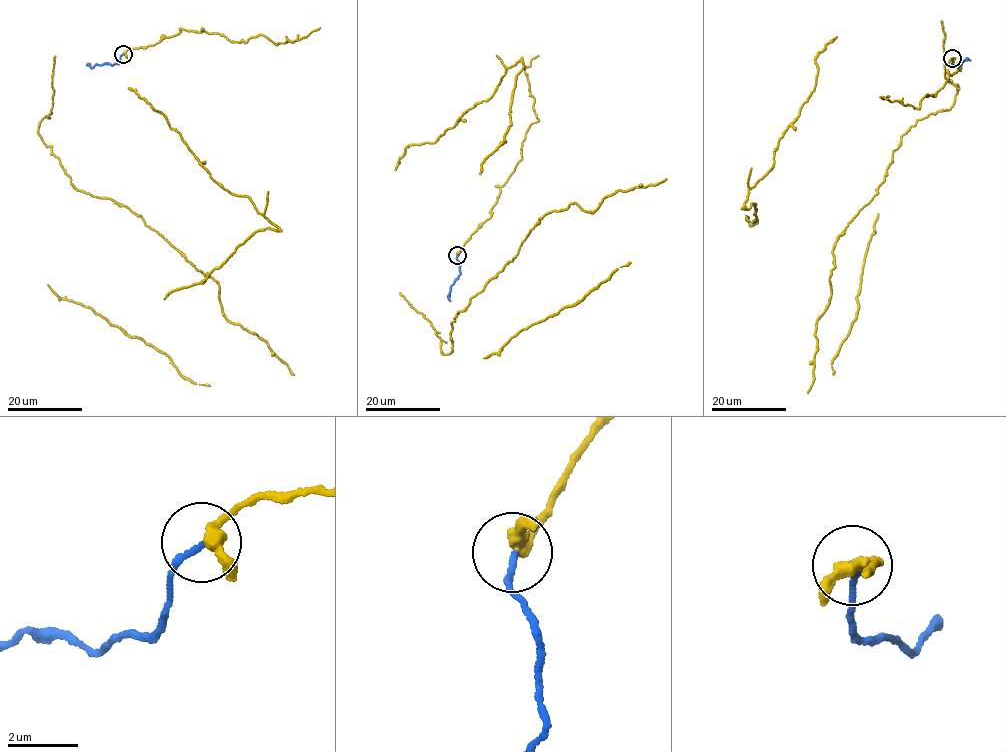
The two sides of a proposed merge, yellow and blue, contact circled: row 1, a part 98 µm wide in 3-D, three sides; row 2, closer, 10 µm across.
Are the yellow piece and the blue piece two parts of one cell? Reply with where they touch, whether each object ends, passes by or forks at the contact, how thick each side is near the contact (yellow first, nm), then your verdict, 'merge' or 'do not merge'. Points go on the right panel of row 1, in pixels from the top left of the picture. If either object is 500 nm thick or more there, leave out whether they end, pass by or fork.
at (952, 58); yellow passes by; blue ends there; 280 nm thick on the yellow side, 160 nm on the other; merge

